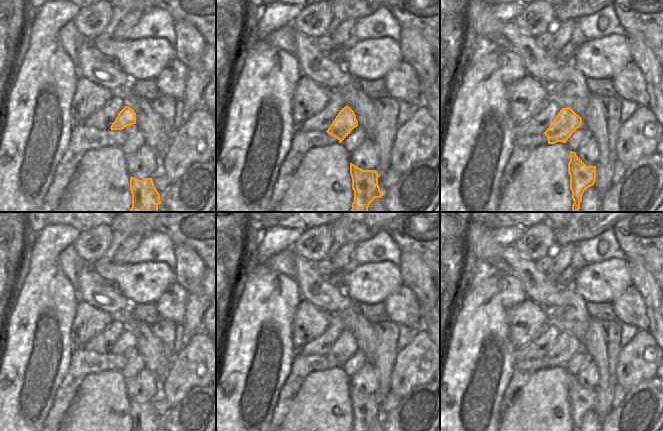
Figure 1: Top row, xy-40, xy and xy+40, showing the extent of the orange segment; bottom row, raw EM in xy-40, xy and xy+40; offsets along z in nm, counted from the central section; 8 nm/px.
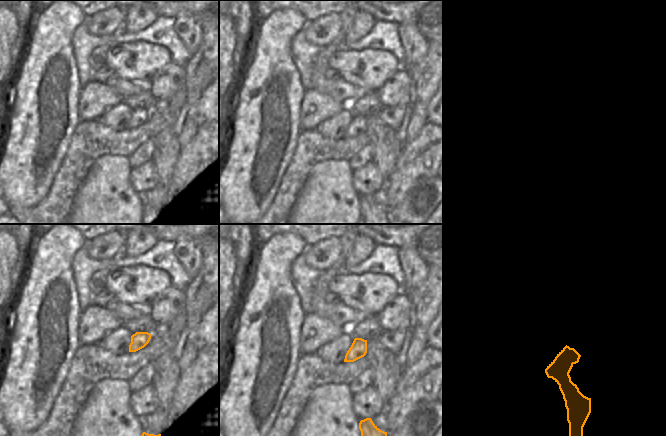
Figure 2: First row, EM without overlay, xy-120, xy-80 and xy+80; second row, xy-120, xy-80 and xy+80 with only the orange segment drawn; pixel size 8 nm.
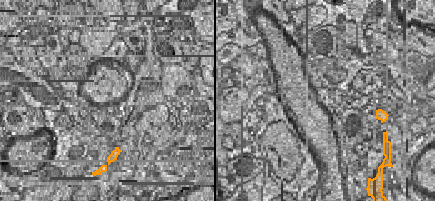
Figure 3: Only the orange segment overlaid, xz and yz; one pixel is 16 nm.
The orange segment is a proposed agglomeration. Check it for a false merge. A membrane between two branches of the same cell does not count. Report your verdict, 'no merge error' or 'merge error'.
merge error

